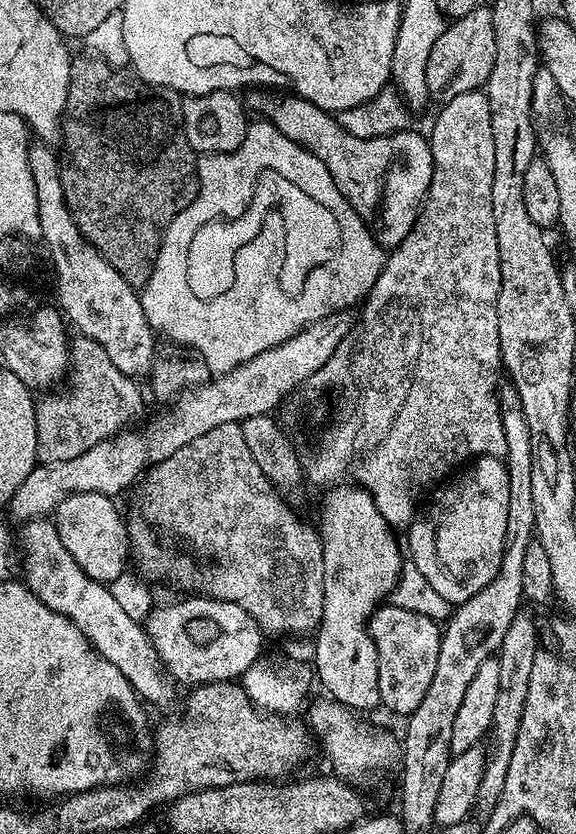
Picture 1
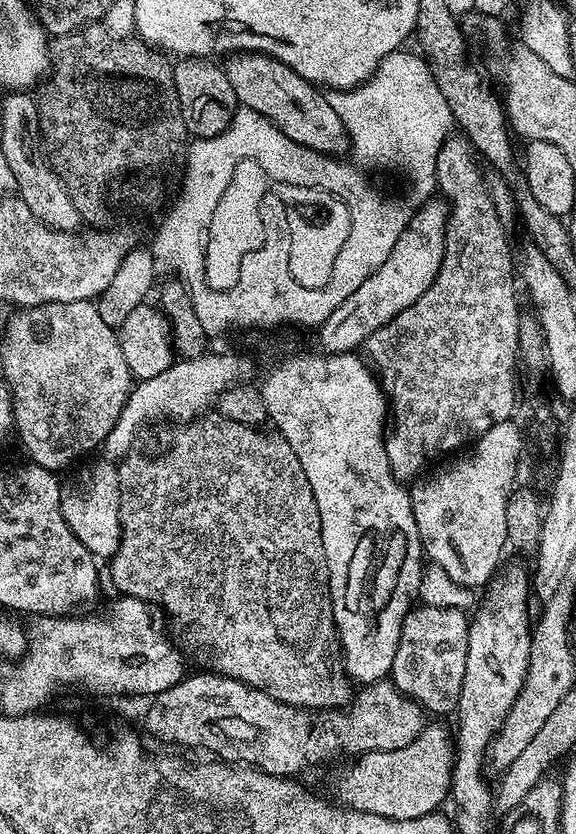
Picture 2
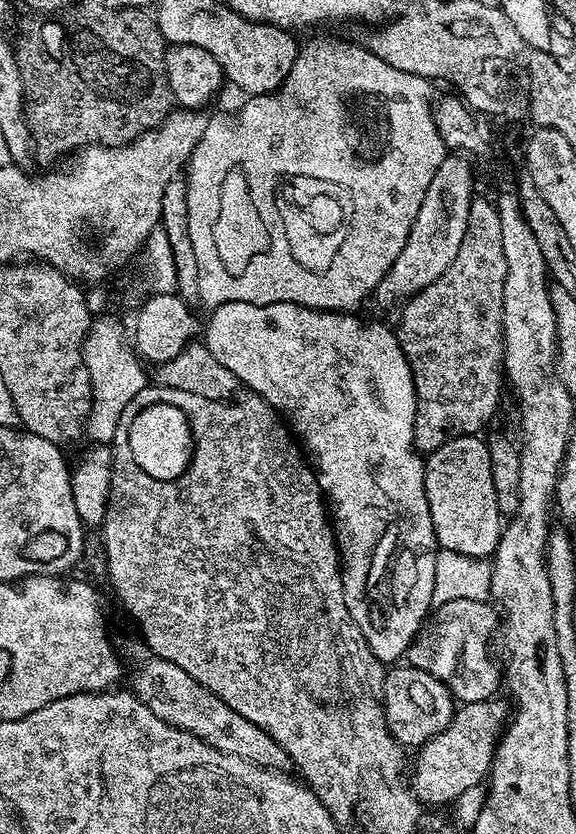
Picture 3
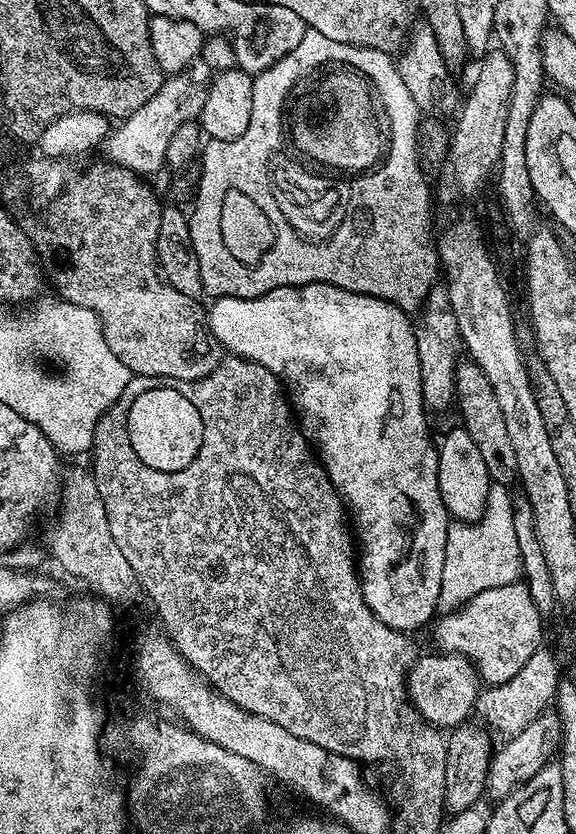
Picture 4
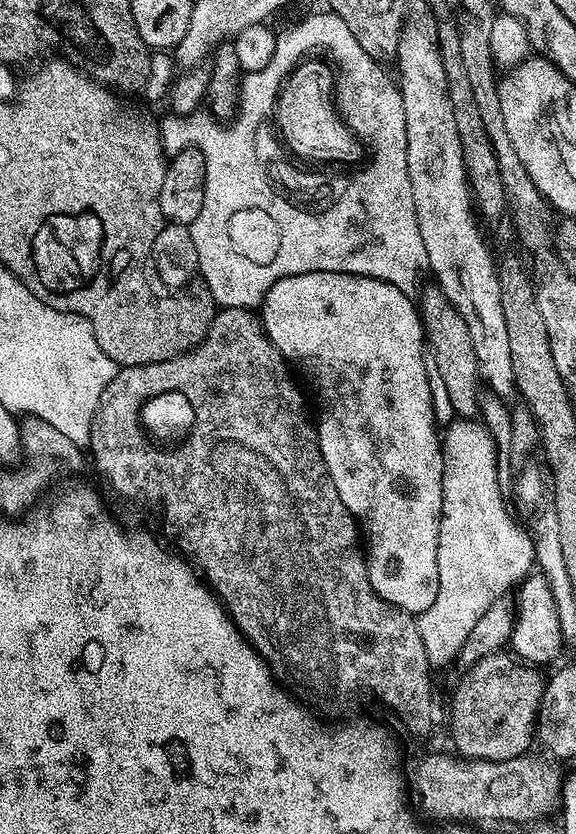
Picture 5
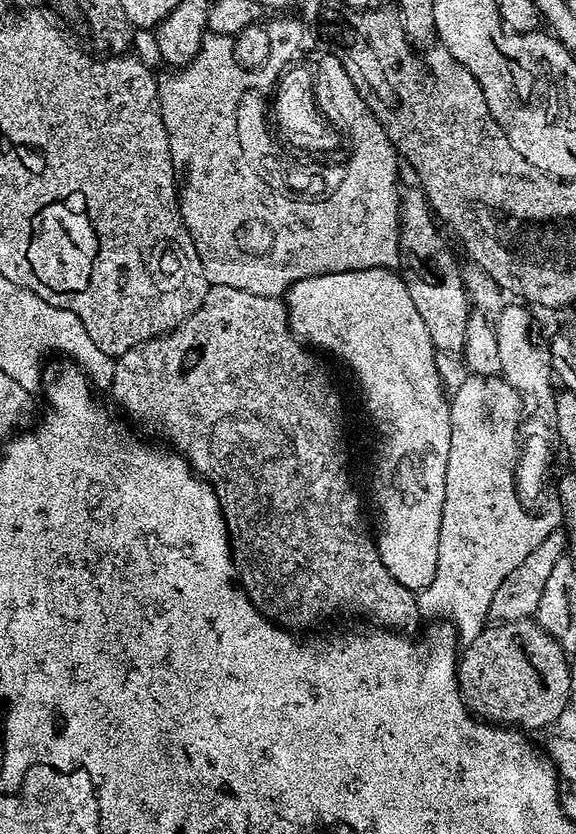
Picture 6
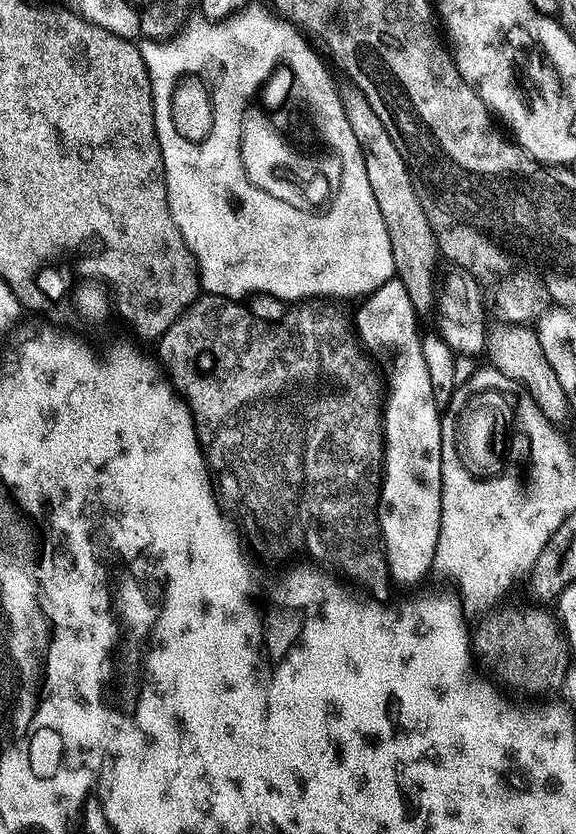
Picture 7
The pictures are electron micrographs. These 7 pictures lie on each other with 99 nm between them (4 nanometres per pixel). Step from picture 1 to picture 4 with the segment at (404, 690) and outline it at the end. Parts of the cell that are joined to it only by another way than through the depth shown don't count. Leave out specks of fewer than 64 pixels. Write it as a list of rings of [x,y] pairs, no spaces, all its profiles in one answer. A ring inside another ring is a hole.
[[[527,583],[494,586],[490,590],[482,590],[482,594],[470,598],[455,612],[441,615],[435,621],[435,624],[437,623],[435,647],[444,654],[456,653],[467,657],[475,665],[479,679],[485,685],[501,684],[514,678],[514,674],[518,674],[518,670],[522,670],[522,666],[526,666],[526,662],[530,662],[530,658],[541,648],[543,640],[540,639],[544,636],[544,622],[545,617],[538,612]]]

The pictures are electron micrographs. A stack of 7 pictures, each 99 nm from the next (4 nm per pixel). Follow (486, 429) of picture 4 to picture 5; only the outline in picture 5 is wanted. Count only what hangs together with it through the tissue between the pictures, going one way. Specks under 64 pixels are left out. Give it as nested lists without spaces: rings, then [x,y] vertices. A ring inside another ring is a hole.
[[[431,286],[418,296],[418,311],[424,322],[424,335],[430,349],[430,360],[434,372],[440,375],[444,383],[444,392],[452,403],[455,415],[460,418],[479,419],[492,431],[492,437],[498,442],[508,442],[512,436],[513,413],[508,413],[505,401],[486,390],[482,383],[480,359],[474,354],[474,342],[470,342],[470,330],[466,326],[466,318],[458,314],[458,310],[446,298],[439,286]]]

